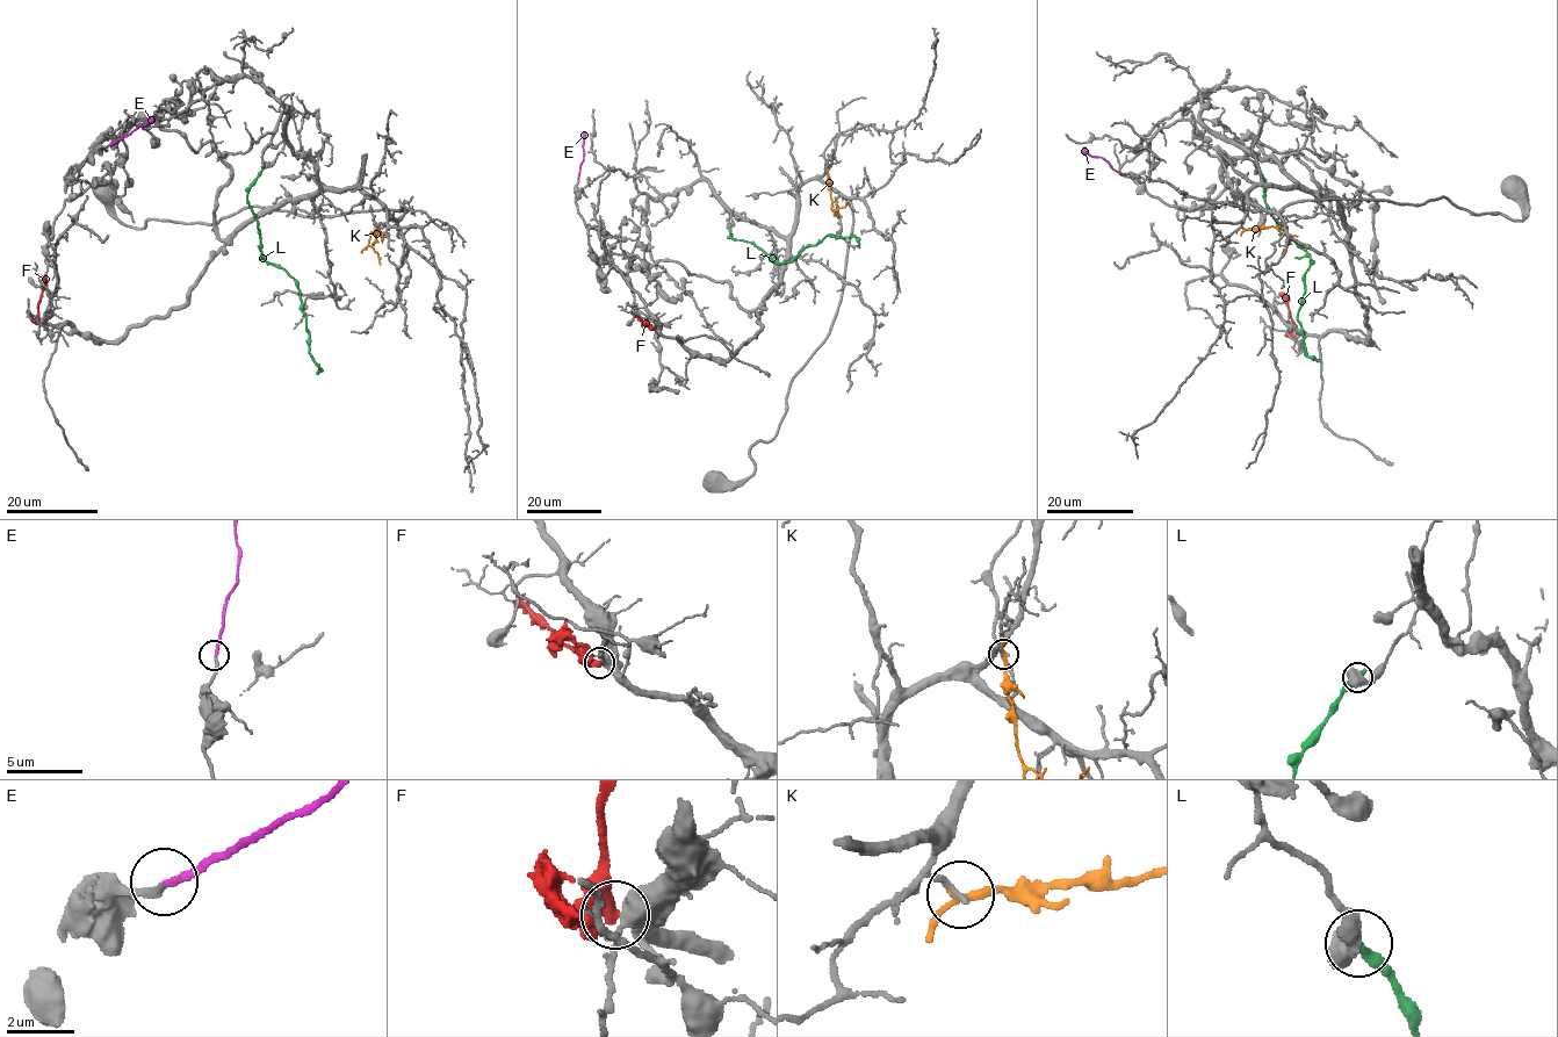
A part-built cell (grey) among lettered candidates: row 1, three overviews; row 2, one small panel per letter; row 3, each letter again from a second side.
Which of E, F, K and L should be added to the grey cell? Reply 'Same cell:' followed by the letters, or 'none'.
Same cell: E

